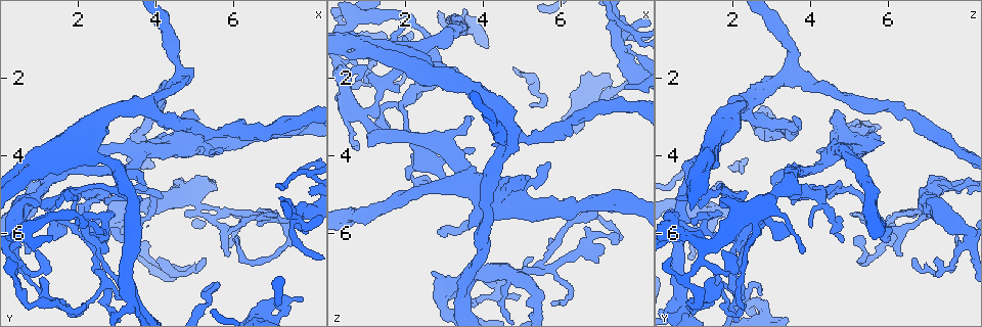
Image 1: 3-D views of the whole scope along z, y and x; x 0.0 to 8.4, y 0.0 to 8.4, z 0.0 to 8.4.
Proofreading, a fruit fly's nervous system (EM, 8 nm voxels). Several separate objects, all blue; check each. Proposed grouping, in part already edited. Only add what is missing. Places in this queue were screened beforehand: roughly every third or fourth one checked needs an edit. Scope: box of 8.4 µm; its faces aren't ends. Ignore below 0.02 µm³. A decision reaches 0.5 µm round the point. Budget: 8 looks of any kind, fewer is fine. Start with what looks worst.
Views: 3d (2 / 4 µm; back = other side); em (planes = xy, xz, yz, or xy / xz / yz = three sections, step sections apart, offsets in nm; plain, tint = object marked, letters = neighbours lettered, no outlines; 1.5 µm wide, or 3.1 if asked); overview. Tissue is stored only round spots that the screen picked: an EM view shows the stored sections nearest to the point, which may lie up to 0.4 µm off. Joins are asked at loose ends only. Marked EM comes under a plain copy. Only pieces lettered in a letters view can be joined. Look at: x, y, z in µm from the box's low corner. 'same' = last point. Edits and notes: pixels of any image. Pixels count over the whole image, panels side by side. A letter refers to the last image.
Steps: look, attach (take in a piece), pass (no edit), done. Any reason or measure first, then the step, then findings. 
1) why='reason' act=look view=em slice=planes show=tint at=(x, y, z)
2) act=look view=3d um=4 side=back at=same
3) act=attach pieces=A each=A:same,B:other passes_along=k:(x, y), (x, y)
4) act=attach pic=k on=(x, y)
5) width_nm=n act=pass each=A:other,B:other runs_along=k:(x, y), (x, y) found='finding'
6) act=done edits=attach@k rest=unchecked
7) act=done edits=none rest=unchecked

act=look view=3d um=2 at=(7.70, 7.70, 2.05)

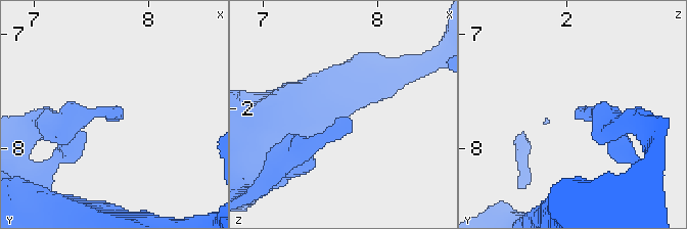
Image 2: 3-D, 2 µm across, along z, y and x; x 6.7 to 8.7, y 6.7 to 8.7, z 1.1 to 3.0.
act=look view=em slice=planes show=letters at=(7.76, 7.66, 2.08)

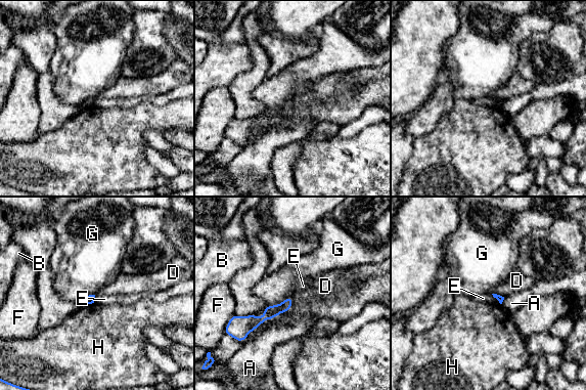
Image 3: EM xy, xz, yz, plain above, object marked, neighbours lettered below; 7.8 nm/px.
act=pass each=A:other,B:other,D:other,E:other,F:other,G:other,H:other runs_along=3:(290, 299), (260, 320), (236, 318) found='none of them fits'

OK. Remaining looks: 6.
why='branch stops here' act=look view=em slice=planes show=tint at=(3.60, 3.70, 5.85)

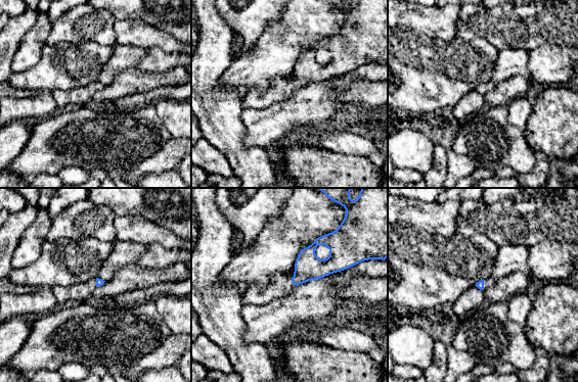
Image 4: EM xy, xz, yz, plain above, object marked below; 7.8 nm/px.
why='see the neighbours' act=look view=em slice=planes show=letters at=same

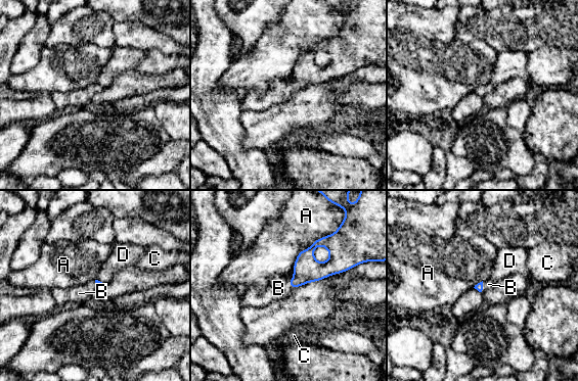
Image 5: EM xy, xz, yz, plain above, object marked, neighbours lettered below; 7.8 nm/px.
act=attach pieces=B each=A:other,B:same,C:other,D:other found='the neuron continues'

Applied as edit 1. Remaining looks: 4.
act=look view=overview

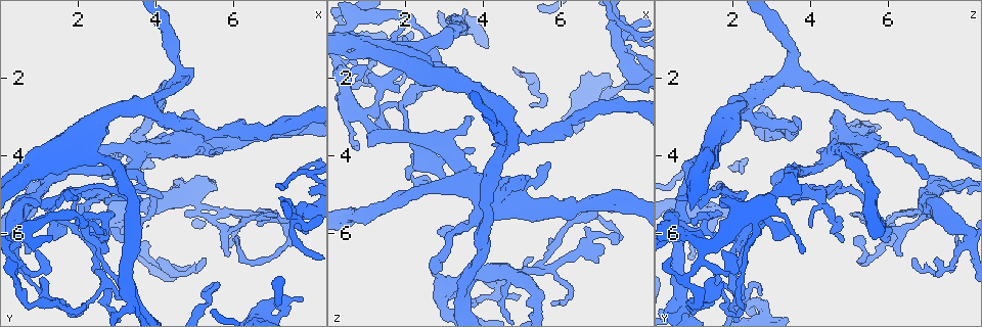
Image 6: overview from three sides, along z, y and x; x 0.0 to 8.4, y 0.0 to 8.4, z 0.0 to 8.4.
why='free end' act=look view=em slice=planes show=letters at=(5.70, 3.95, 4.15)

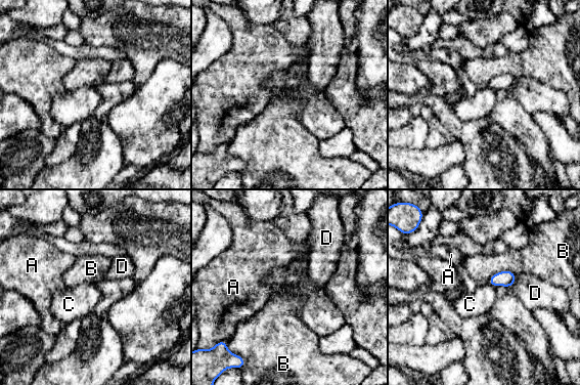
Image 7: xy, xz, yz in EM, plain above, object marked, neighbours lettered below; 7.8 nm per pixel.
act=pass each=A:other,B:other,C:other,D:other border=7:(488, 283), (494, 287) found='no lettered piece goes on from it'

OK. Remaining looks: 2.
act=done edits=attach@5 rest=unchecked

